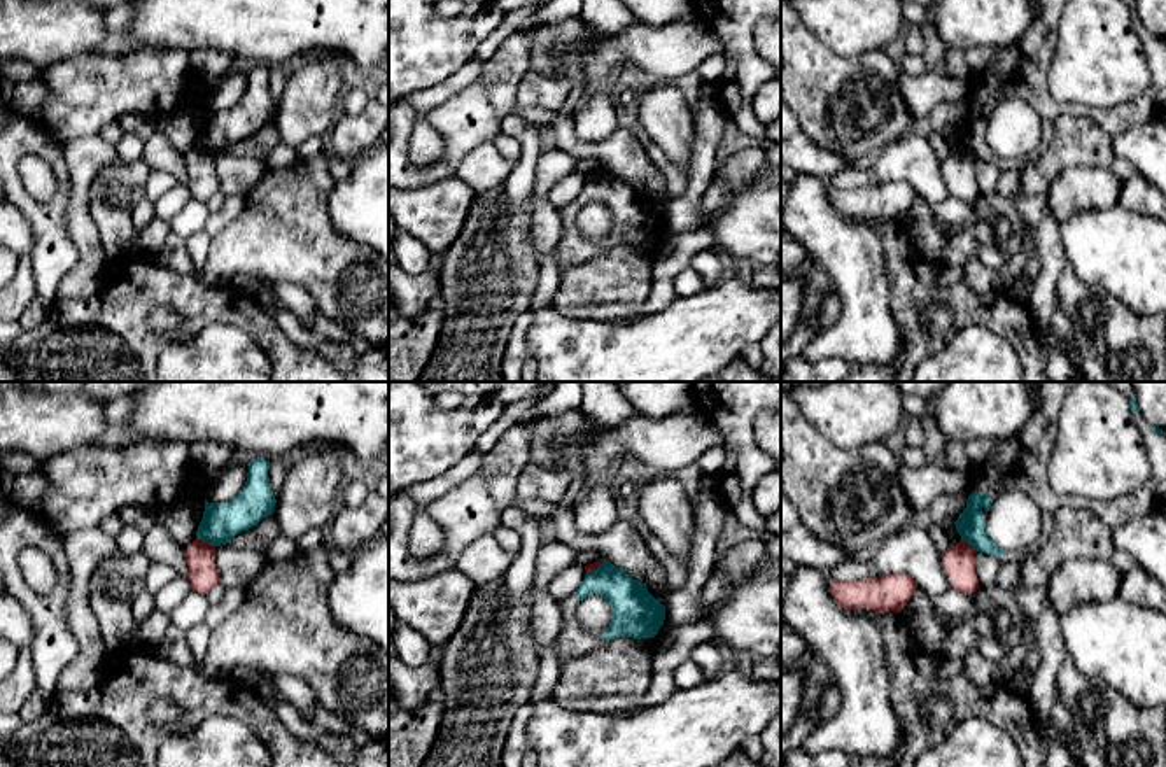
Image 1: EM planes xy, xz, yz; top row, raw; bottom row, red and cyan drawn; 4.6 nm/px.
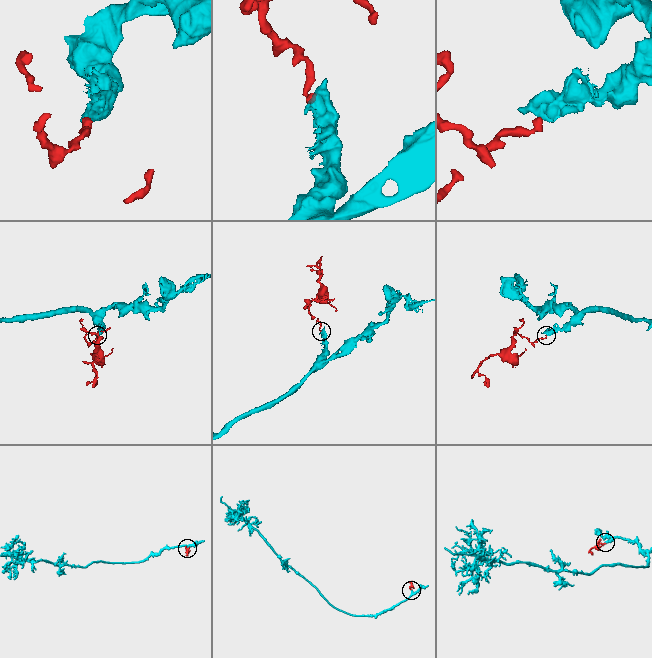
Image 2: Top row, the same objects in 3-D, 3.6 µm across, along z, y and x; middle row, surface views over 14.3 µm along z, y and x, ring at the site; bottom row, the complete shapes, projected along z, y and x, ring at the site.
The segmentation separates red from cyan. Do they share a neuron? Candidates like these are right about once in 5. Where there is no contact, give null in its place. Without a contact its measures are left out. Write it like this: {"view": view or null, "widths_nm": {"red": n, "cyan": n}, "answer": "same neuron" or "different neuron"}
{"view": "xy", "widths_nm": {"red": 140, "cyan": 180}, "answer": "different neuron"}

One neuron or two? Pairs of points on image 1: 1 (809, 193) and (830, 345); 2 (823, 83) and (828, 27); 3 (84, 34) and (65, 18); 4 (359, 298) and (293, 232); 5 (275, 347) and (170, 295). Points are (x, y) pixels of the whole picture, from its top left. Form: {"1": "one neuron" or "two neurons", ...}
{"1": "one neuron", "2": "two neurons", "3": "one neuron", "4": "one neuron", "5": "one neuron"}

